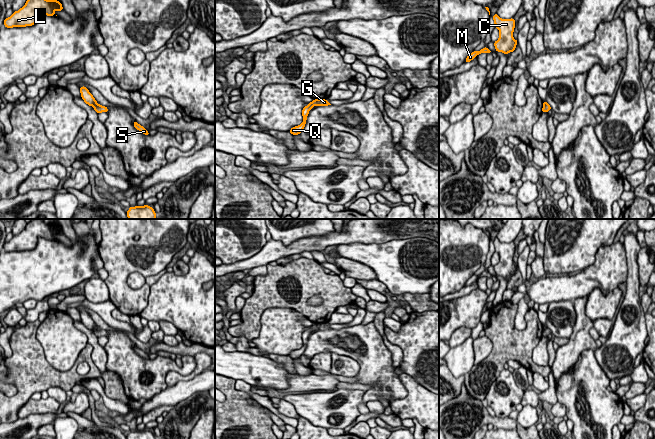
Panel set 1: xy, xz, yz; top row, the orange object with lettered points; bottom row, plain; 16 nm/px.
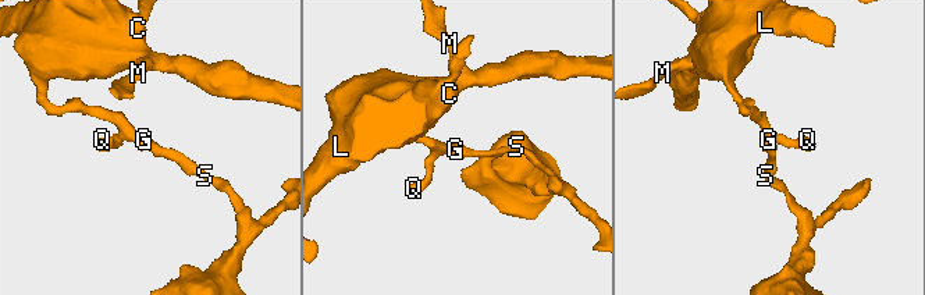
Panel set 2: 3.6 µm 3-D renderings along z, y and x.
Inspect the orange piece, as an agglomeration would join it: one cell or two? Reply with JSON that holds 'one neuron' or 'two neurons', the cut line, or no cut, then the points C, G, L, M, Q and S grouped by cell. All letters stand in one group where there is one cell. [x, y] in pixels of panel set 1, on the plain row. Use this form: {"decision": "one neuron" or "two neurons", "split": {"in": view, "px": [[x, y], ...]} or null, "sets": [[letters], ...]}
{"decision": "two neurons", "split": {"in": "xz", "px": [[320, 323], [318, 329]]}, "sets": [["C", "L", "M", "Q"], ["G", "S"]]}

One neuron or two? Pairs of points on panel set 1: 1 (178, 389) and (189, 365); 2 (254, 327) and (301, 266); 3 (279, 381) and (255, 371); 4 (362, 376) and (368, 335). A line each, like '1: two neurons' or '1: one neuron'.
1: two neurons
2: one neuron
3: one neuron
4: one neuron

